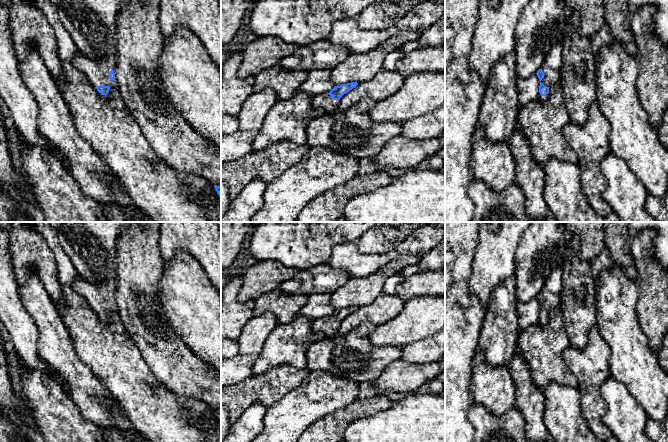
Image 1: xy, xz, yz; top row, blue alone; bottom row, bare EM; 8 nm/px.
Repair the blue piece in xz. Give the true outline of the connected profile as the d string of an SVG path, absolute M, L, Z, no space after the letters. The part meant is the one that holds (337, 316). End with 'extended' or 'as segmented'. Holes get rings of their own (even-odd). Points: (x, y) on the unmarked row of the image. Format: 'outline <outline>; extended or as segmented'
outline M351 306L340 310L334 310L329 317L314 320L312 329L316 332L321 331L325 333L327 337L331 337L336 333L334 325L339 324L344 318L355 312L357 309L357 306Z; extended

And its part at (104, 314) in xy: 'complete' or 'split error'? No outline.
split error

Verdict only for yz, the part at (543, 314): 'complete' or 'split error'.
split error

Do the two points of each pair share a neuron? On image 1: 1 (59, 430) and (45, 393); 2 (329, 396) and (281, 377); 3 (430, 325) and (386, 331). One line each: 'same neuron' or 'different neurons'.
1: same neuron
2: different neurons
3: same neuron

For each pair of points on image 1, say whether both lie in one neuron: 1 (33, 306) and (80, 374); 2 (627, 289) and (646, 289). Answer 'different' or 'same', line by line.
1: same
2: different

